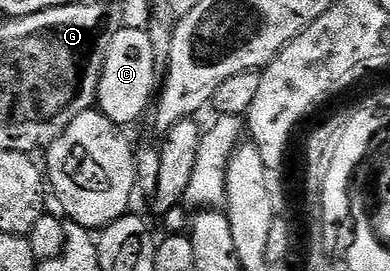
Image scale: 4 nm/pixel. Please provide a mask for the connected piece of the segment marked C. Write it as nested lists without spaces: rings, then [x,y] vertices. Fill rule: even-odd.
[[[123,26],[119,28],[118,33],[106,45],[106,57],[100,74],[100,86],[96,101],[97,111],[104,113],[111,122],[119,126],[136,123],[145,114],[146,107],[149,104],[151,107],[152,101],[155,99],[156,81],[159,76],[160,73],[156,70],[156,58],[152,54],[152,38],[149,31],[145,27],[129,28],[129,26]]]

